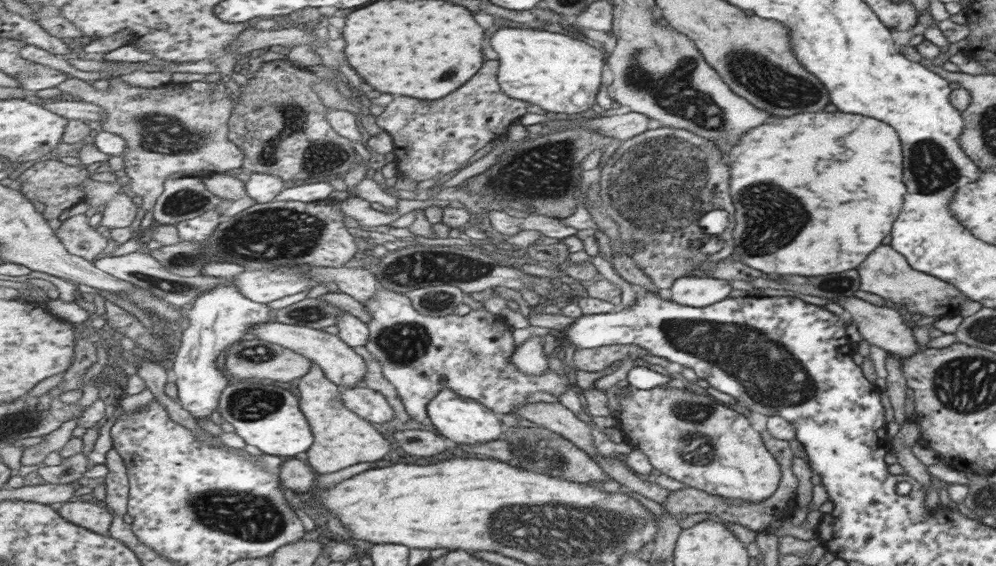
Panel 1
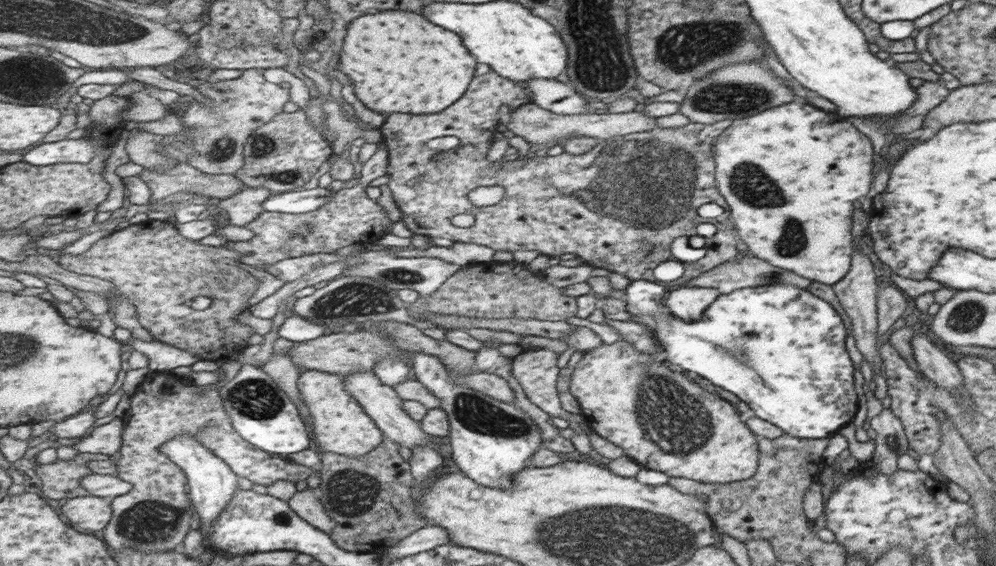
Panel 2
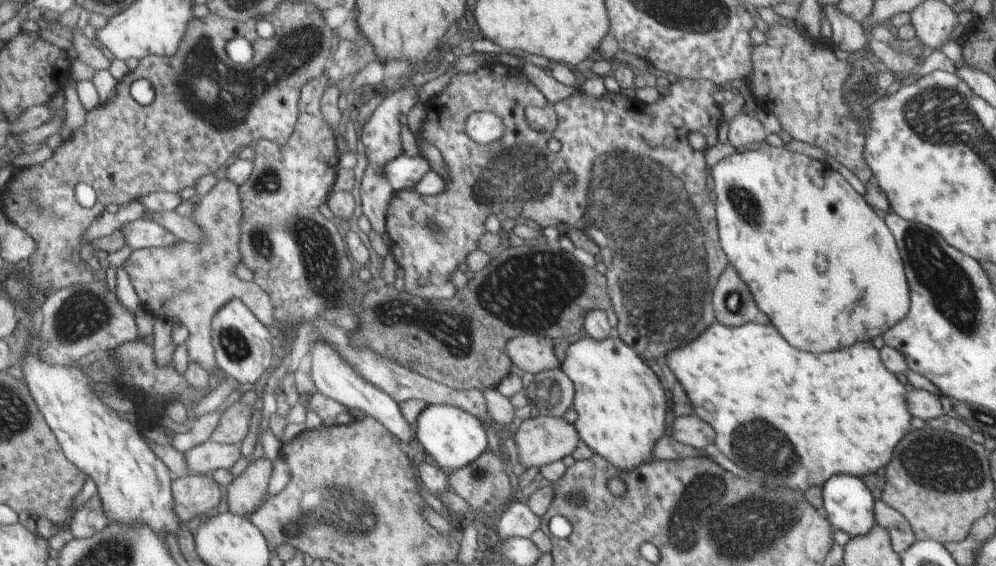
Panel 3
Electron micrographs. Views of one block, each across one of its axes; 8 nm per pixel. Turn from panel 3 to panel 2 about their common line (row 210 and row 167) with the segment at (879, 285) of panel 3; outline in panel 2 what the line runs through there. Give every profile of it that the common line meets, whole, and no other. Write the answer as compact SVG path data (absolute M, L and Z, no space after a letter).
M793 100L785 103L785 106L775 106L771 110L765 110L761 114L754 114L749 118L739 118L730 122L730 125L721 134L716 146L716 181L721 194L725 194L724 201L729 204L729 216L733 220L734 229L741 242L747 246L747 250L755 256L768 262L771 266L783 270L797 272L797 276L803 276L810 281L821 284L835 285L837 281L847 276L847 268L851 262L851 212L853 202L867 194L869 184L873 180L873 148L869 138L859 133L849 122L841 120L835 114L823 112L813 106L807 106L802 100Z

